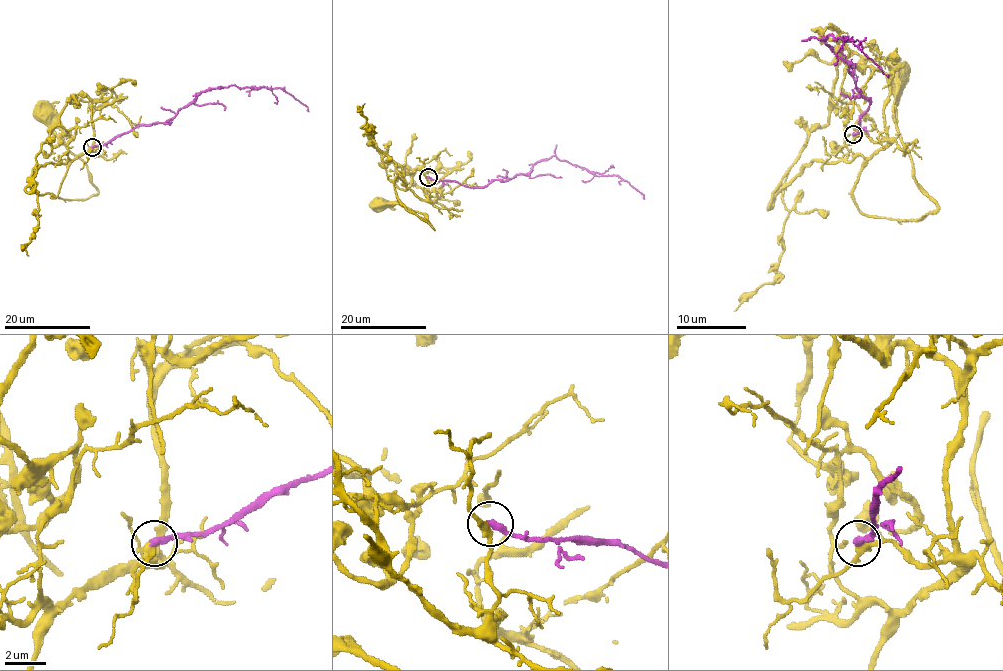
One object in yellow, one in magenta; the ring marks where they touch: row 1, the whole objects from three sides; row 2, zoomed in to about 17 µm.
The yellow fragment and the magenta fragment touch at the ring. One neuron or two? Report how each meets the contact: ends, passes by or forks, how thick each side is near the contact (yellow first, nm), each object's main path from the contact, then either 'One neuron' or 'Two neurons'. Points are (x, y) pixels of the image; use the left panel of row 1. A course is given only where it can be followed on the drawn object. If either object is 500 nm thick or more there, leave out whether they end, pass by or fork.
At the ring yellow passes by. At the ring magenta ends. Thickness 320 nm (yellow) against 360 nm. Course of yellow: (92, 146), (94, 151), (84, 151), (66, 170), (58, 197), (86, 199), (98, 188), (86, 166), (42, 115). Course of magenta: (92, 146), (106, 144), (139, 125), (167, 122), (202, 92), (216, 87), (281, 87), (306, 106), (307, 110). Two neurons

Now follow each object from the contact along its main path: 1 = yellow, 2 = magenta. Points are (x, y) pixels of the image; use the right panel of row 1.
1: (853, 134), (889, 141), (860, 172), (853, 196), (863, 214), (919, 219), (936, 209), (896, 125), (902, 84)
2: (853, 134), (869, 108), (869, 99), (858, 94), (850, 66), (820, 39), (851, 37), (889, 75)

